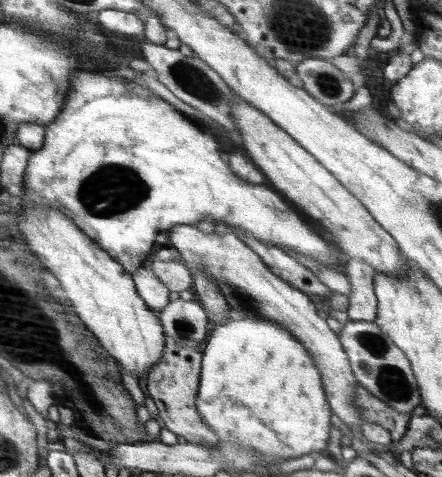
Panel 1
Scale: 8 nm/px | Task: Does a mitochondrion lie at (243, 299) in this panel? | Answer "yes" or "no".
yes

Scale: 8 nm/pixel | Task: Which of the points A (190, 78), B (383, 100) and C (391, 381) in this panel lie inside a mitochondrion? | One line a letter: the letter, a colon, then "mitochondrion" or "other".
A: mitochondrion
B: other
C: mitochondrion

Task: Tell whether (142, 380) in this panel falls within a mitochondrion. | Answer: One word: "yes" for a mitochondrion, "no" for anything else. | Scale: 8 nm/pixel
no

